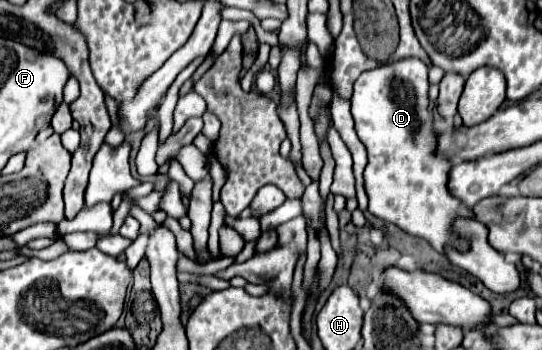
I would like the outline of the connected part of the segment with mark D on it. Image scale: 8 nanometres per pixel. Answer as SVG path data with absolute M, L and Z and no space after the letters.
M402 58L398 62L376 66L374 70L362 72L362 76L354 82L352 94L352 118L356 124L356 134L360 142L368 150L368 166L364 170L364 188L370 200L370 212L390 224L396 224L404 232L426 240L436 252L446 256L446 248L454 248L458 252L470 250L470 240L460 236L454 230L456 218L474 218L474 212L458 198L452 198L446 188L446 180L450 174L450 158L442 158L438 150L434 150L434 128L430 116L430 100L428 100L428 66L420 58Z

